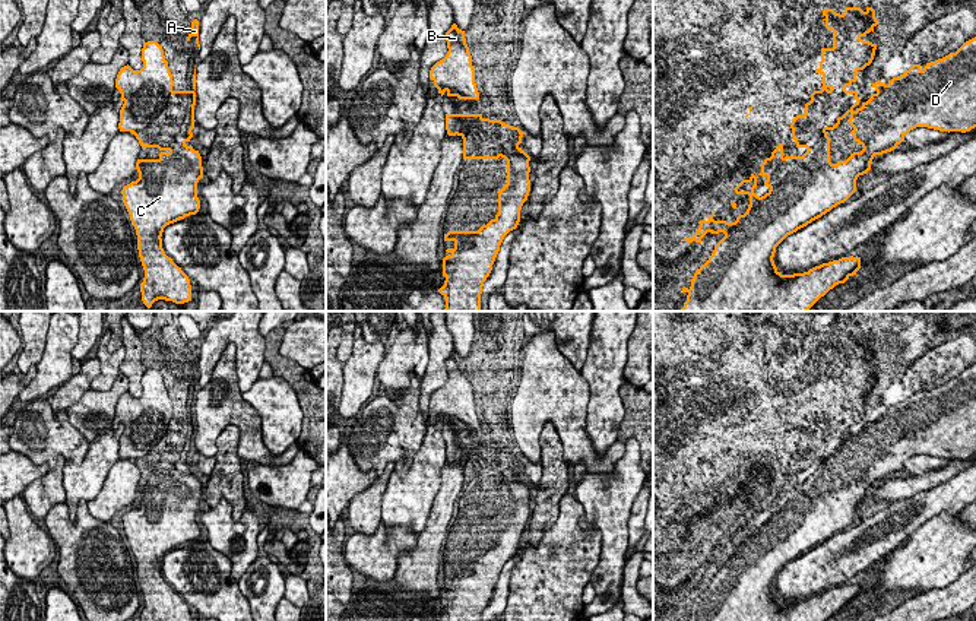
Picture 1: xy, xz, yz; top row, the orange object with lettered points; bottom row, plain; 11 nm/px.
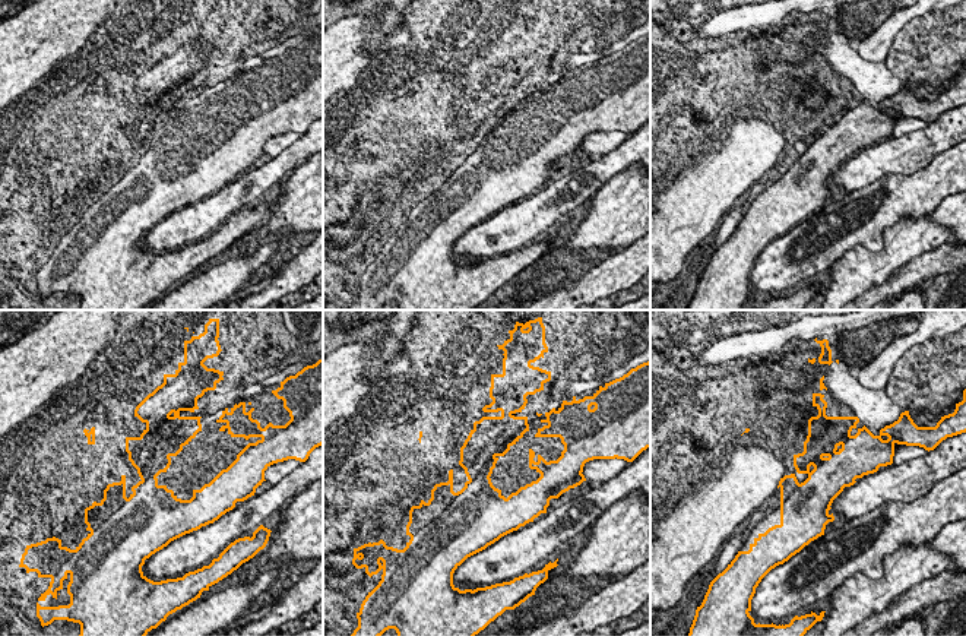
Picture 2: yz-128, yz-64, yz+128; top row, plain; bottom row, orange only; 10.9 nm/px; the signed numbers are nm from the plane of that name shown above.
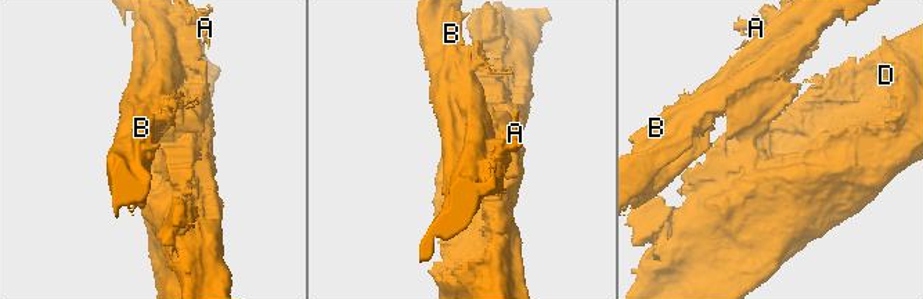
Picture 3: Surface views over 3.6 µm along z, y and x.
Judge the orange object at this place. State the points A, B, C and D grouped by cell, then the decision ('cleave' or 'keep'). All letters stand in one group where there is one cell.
A B / C D; cleave

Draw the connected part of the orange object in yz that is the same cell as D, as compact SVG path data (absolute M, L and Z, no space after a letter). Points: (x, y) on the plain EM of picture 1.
M976 364L966 368L956 380L926 390L922 396L920 392L912 392L903 402L893 405L887 411L878 408L872 411L877 418L871 421L866 430L862 430L861 435L850 438L847 450L853 454L850 462L853 469L858 469L863 476L853 479L846 488L837 491L830 489L830 465L827 462L815 463L817 470L807 476L802 484L785 484L783 470L774 473L770 485L766 485L761 491L761 500L766 503L764 511L770 516L764 523L757 523L754 516L757 514L757 504L751 501L748 507L742 507L736 514L736 522L748 522L750 533L744 542L739 541L735 549L714 548L713 542L707 548L700 548L700 554L693 564L684 565L687 570L701 570L701 565L707 561L723 560L725 564L714 573L714 577L709 587L701 592L693 606L690 615L682 615L682 620L688 621L827 621L839 611L845 611L850 603L856 602L861 596L861 584L842 584L828 590L815 593L804 601L782 602L774 592L776 574L790 561L807 554L812 548L821 545L833 535L845 530L856 519L856 507L859 503L866 501L871 497L871 489L875 482L882 482L894 478L904 463L916 454L928 454L939 459L970 459L976 454Z

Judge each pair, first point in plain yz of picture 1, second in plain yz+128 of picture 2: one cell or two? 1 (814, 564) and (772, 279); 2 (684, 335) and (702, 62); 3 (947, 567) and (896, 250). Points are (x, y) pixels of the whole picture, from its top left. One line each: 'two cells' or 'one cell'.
1: one cell
2: one cell
3: one cell

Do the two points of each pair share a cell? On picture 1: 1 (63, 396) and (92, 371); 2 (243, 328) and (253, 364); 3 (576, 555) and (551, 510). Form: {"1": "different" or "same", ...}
{"1": "same", "2": "same", "3": "different"}

